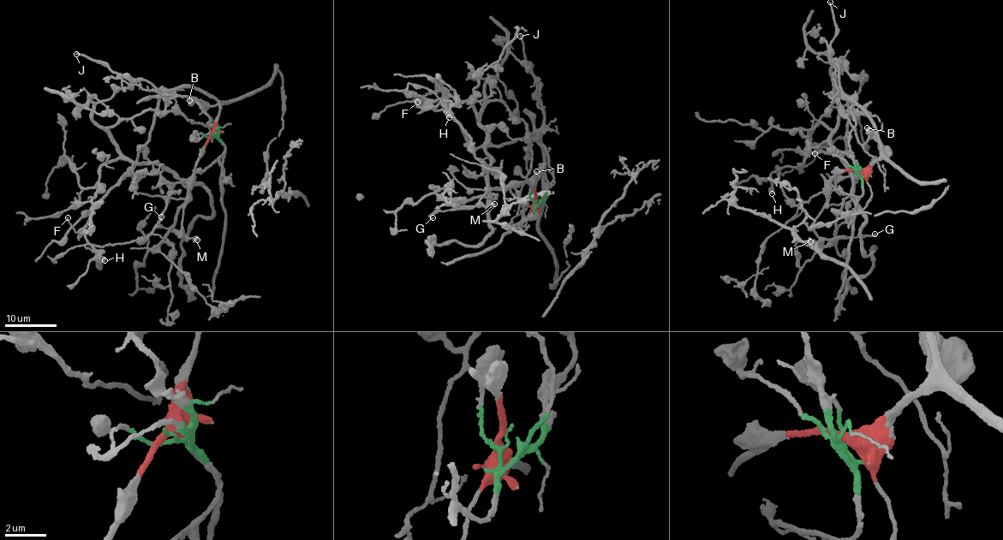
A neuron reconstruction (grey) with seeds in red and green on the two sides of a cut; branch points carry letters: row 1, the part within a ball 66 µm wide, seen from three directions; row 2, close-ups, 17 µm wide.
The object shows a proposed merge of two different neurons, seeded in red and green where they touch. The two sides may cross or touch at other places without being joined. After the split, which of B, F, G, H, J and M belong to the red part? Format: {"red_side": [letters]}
{"red_side": ["B", "F", "G", "H", "J", "M"]}

